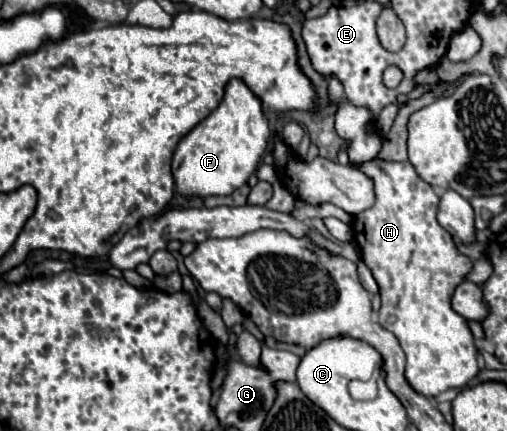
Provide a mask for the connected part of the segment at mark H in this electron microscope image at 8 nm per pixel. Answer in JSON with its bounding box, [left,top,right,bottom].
[336,102,478,396]

